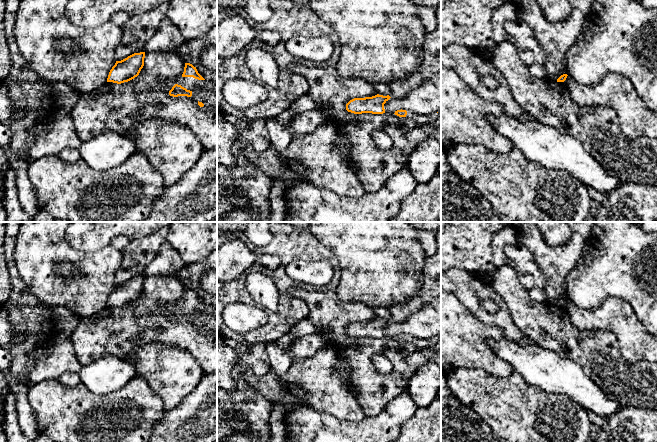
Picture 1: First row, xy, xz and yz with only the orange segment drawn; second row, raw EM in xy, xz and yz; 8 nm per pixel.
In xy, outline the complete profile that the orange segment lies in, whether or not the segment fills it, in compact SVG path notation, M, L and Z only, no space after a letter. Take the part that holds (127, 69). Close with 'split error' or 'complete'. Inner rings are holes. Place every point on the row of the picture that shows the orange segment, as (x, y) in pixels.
M145 52L134 53L127 58L116 61L109 72L107 82L121 84L137 77L144 66Z | complete

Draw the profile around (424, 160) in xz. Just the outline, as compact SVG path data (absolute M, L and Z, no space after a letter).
M429 136L411 152L408 168L418 184L428 183L441 164L441 144Z

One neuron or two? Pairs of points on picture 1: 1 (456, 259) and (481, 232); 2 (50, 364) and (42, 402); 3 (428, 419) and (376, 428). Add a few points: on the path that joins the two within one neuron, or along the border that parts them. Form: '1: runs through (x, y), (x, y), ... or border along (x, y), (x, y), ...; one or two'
1: runs through (461, 252), (474, 239); one
2: border along (57, 378), (47, 378), (30, 384); two
3: border along (417, 407), (416, 411), (402, 424), (399, 431); two

